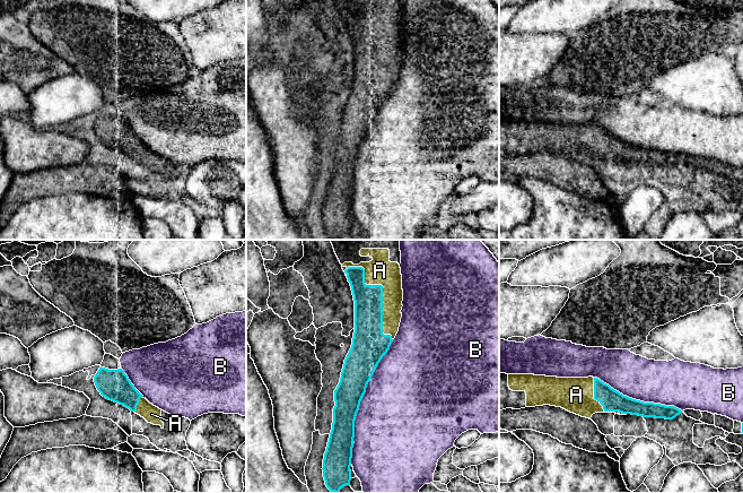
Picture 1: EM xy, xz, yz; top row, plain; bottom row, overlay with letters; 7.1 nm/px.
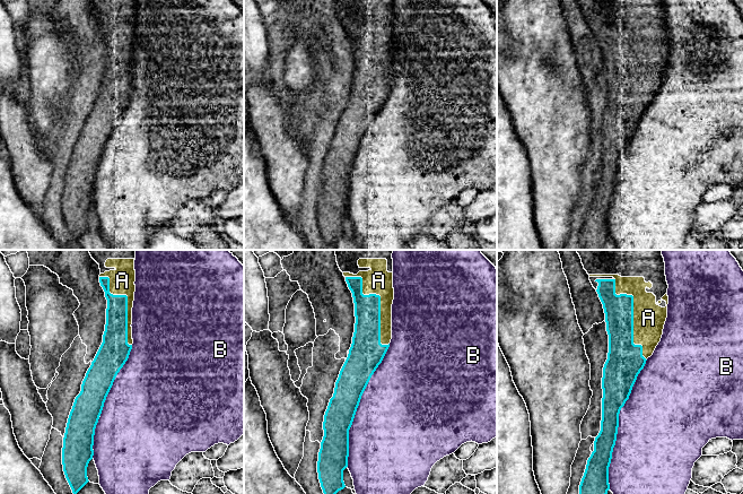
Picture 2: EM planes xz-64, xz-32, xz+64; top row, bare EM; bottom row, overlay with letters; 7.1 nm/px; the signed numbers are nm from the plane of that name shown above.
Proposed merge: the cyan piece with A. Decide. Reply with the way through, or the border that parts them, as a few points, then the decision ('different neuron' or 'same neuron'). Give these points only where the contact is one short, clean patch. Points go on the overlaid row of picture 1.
same neuron

